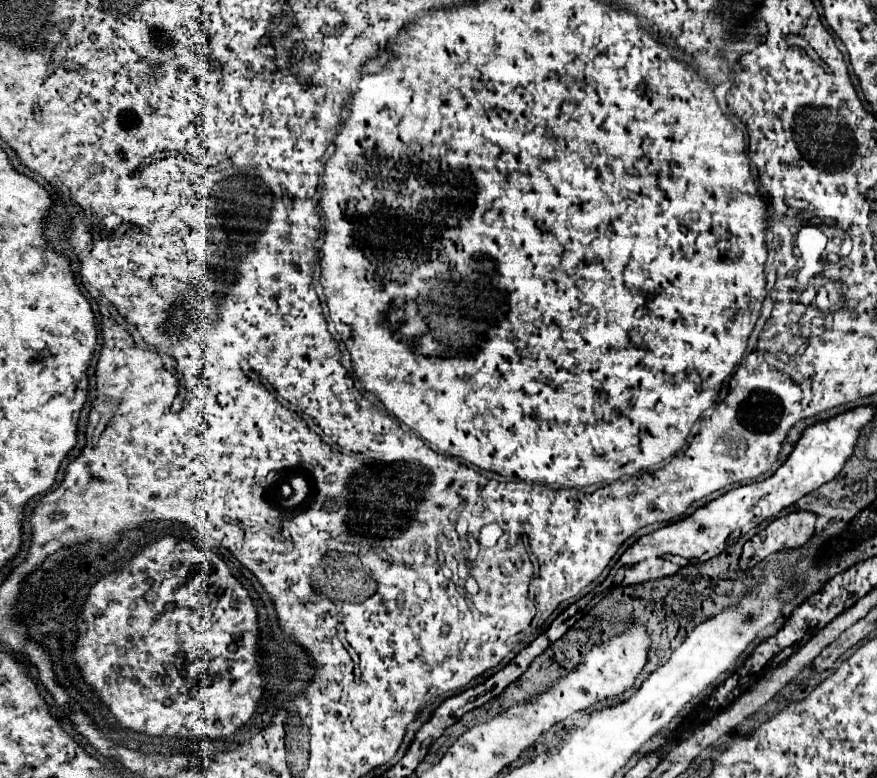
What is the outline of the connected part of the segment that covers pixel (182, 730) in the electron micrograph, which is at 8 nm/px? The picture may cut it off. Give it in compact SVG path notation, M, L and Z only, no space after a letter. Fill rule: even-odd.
M164 536L152 544L148 544L126 568L120 572L114 572L112 576L102 578L96 582L90 590L90 596L86 600L86 606L78 618L80 636L74 650L74 660L82 670L82 678L86 684L90 684L102 702L110 706L110 712L118 720L122 728L146 732L150 736L166 736L166 738L190 738L190 736L228 736L234 734L242 724L250 720L250 716L256 710L256 702L262 696L262 682L260 666L258 666L258 616L252 600L248 598L248 592L242 588L242 584L230 574L228 566L214 554L204 552L200 548L190 546L184 540L176 540L172 536Z

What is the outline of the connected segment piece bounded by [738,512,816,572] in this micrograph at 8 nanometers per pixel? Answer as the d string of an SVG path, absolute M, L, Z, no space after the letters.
M792 512L786 516L778 516L766 526L764 532L756 534L744 544L738 562L740 570L752 570L756 564L760 564L766 556L774 552L804 546L814 534L814 522L816 516L812 512Z

